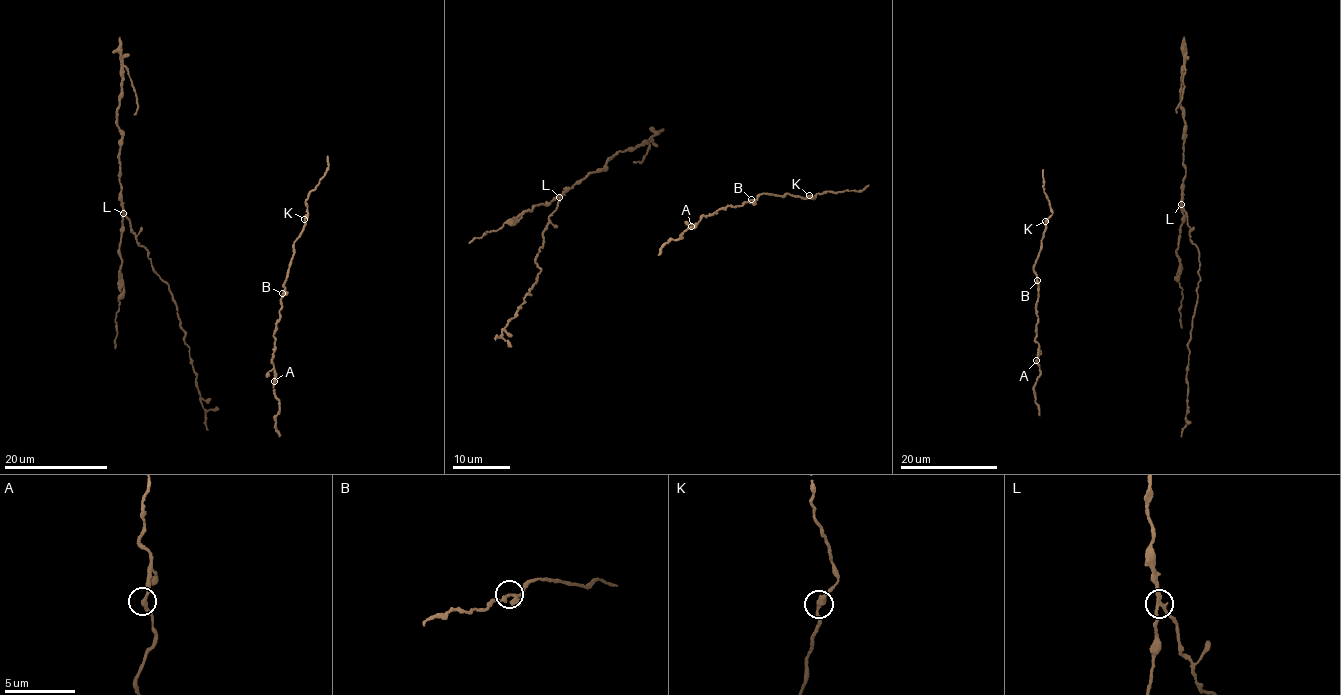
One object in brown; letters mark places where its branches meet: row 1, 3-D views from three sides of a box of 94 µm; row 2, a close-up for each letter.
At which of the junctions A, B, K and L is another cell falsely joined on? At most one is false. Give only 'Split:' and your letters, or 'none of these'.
Split: L

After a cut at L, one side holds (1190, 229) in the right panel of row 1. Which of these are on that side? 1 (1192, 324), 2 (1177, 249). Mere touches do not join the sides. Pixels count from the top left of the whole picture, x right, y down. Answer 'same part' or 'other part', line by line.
1: same part
2: other part

